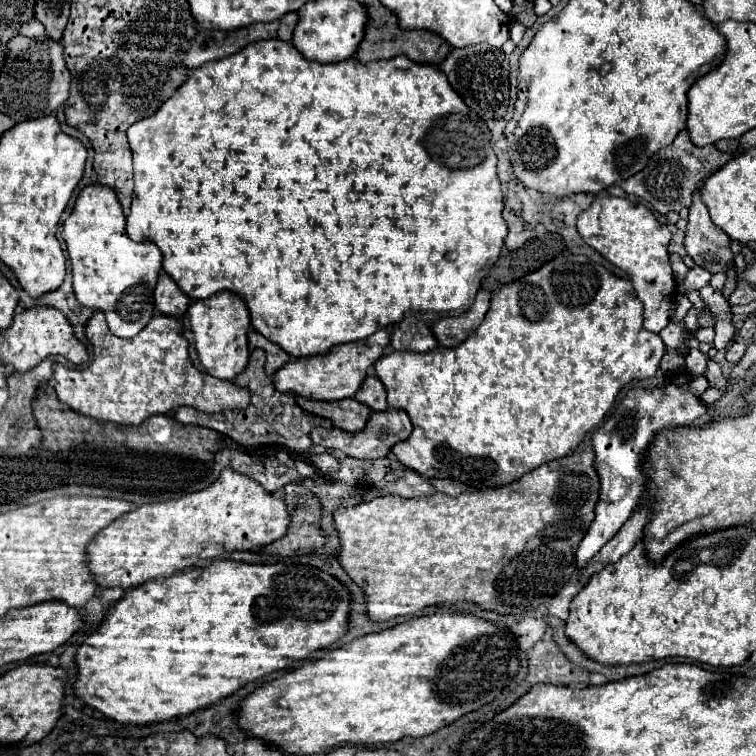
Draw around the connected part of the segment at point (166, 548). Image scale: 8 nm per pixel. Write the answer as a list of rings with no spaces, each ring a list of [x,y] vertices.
[[[223,468],[219,478],[199,492],[173,498],[167,502],[143,504],[133,512],[127,512],[113,520],[87,546],[89,568],[95,574],[95,582],[101,588],[135,588],[149,580],[167,578],[171,574],[190,568],[197,564],[199,558],[217,558],[225,552],[255,550],[267,546],[283,538],[283,532],[287,532],[287,524],[291,524],[291,514],[287,514],[287,506],[283,504],[283,500],[275,498],[253,478],[239,474],[233,468]]]

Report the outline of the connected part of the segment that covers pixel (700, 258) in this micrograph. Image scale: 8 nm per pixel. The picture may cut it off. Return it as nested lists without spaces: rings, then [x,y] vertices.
[[[705,176],[699,182],[699,188],[695,190],[693,202],[689,206],[689,224],[685,230],[685,248],[687,254],[693,256],[695,264],[707,268],[709,272],[725,272],[729,262],[733,260],[733,252],[729,248],[729,236],[725,232],[719,232],[715,224],[709,218],[709,210],[703,204],[703,184],[709,176]]]

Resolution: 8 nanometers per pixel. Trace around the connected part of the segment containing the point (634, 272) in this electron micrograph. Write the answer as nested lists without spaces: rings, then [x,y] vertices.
[[[597,194],[593,204],[579,214],[577,230],[581,238],[601,252],[617,268],[625,270],[643,302],[643,326],[651,332],[661,332],[669,324],[669,310],[675,294],[675,278],[669,266],[667,246],[673,238],[671,230],[661,224],[645,206],[635,206],[627,198]]]

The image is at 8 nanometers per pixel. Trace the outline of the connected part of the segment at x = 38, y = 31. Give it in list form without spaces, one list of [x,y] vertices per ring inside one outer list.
[[[29,20],[29,22],[21,24],[19,34],[29,36],[29,38],[43,38],[43,36],[45,36],[45,28],[43,28],[37,20]]]

